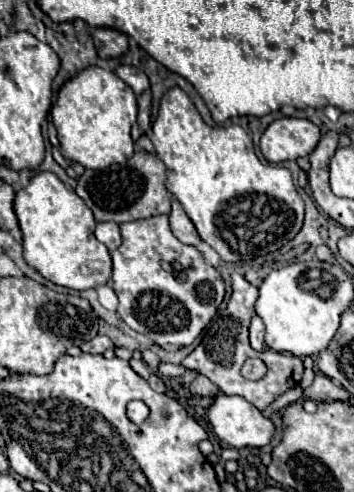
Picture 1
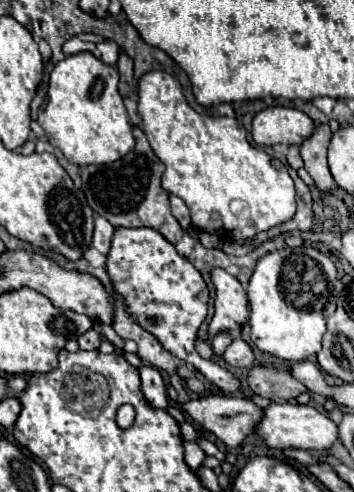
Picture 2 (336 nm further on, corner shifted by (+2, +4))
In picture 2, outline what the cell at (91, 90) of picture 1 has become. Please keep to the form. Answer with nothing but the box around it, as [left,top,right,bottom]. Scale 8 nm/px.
[38,52,134,166]

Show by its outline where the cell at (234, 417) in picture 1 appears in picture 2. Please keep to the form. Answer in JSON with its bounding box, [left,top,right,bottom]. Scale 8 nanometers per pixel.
[256,402,338,452]

